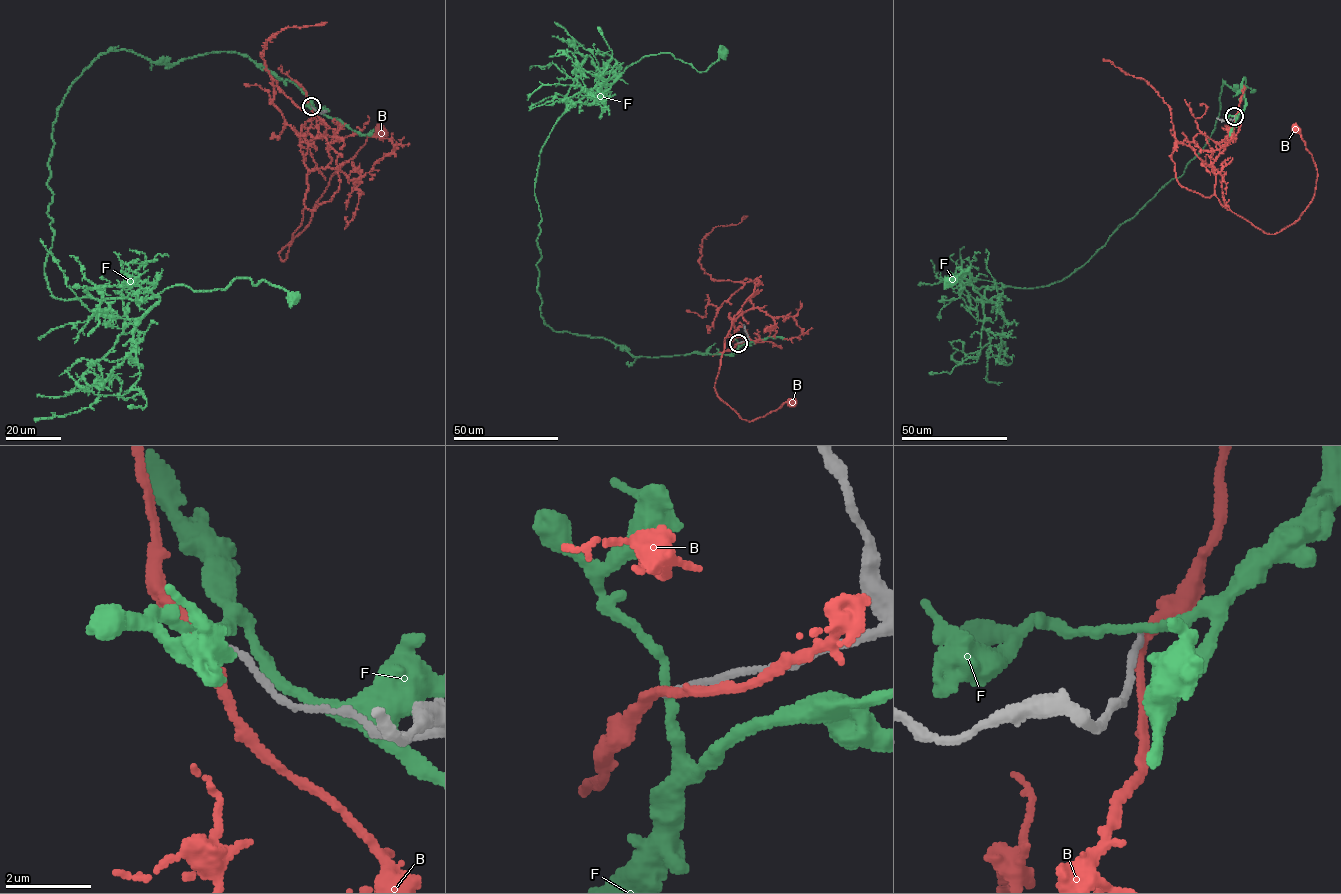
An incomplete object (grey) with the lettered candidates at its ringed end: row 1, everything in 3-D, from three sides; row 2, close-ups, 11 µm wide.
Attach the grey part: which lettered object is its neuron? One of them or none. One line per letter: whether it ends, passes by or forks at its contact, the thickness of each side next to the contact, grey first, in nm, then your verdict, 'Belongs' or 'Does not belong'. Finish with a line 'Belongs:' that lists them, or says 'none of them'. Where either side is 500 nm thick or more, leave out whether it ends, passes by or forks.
B: It passes by. Thickness 160 nm (grey) against 260 nm. Does not belong
F: It passes by. Thickness 160 nm (grey) against 200 nm. Does not belong
Belongs: none of them

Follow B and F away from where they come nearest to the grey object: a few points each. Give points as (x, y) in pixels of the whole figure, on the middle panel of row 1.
B: (737, 343), (749, 338), (735, 334), (733, 319), (714, 385), (717, 395), (741, 418), (750, 421), (790, 402)
F: (738, 343), (635, 357), (553, 330), (537, 289), (535, 180), (556, 121), (645, 56), (702, 71), (721, 52)

